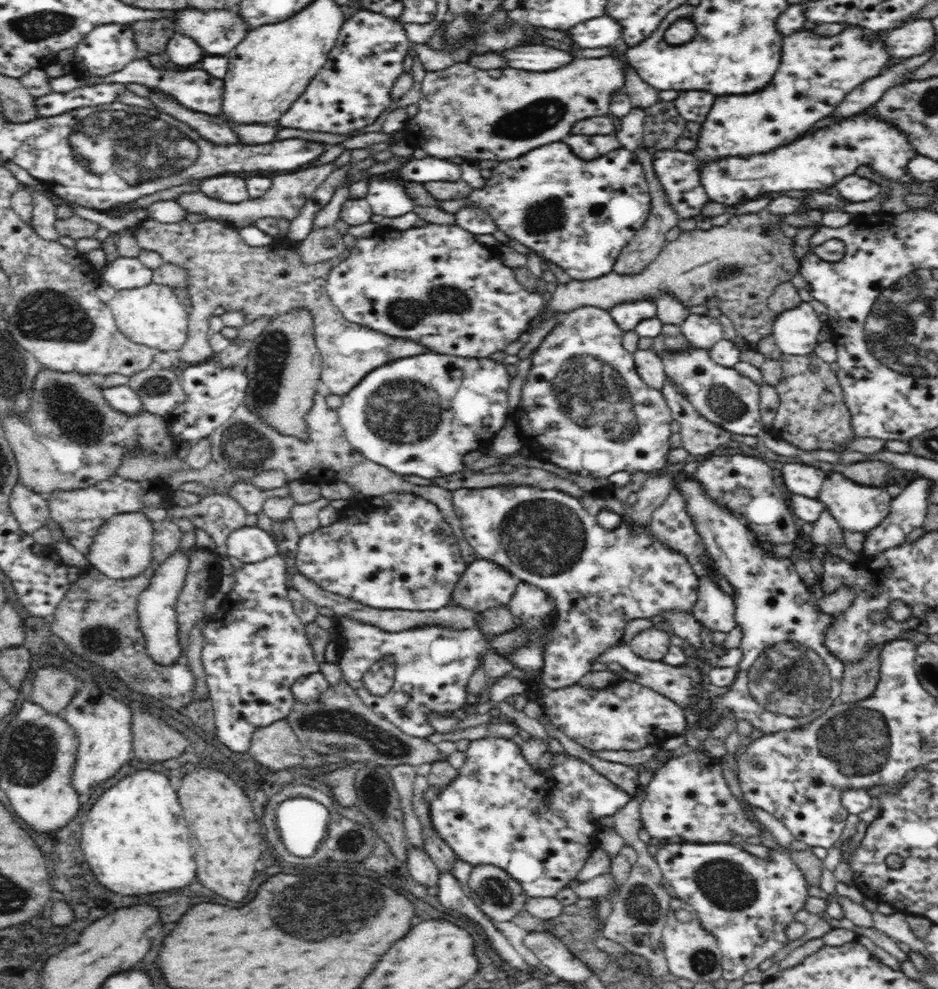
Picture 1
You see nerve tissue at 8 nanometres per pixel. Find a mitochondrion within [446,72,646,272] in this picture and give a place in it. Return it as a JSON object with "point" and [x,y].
{"point":[529,121]}

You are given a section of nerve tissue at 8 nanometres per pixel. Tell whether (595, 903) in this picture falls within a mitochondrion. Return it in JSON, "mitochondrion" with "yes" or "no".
{"mitochondrion":"no"}

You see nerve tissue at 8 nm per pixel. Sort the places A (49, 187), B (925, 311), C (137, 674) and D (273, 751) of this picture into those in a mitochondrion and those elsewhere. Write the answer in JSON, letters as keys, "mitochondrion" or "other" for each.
{"A":"other","B":"mitochondrion","C":"mitochondrion","D":"other"}

